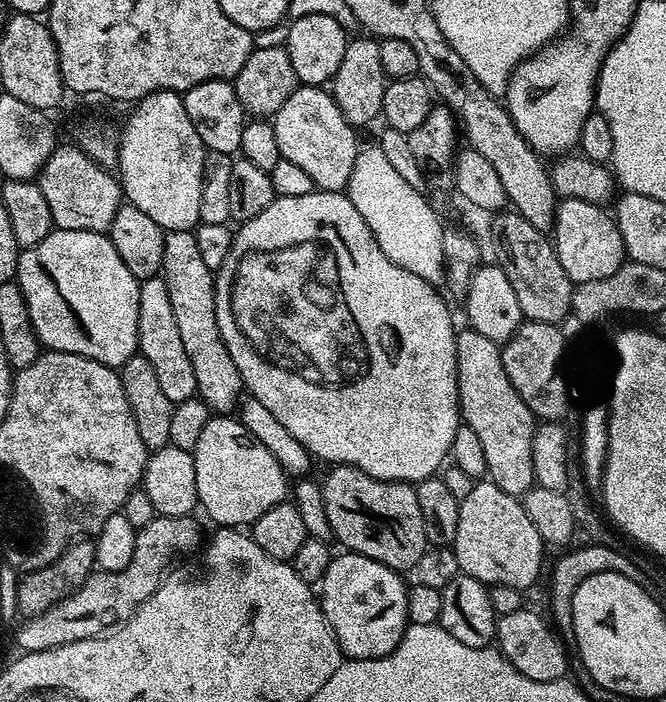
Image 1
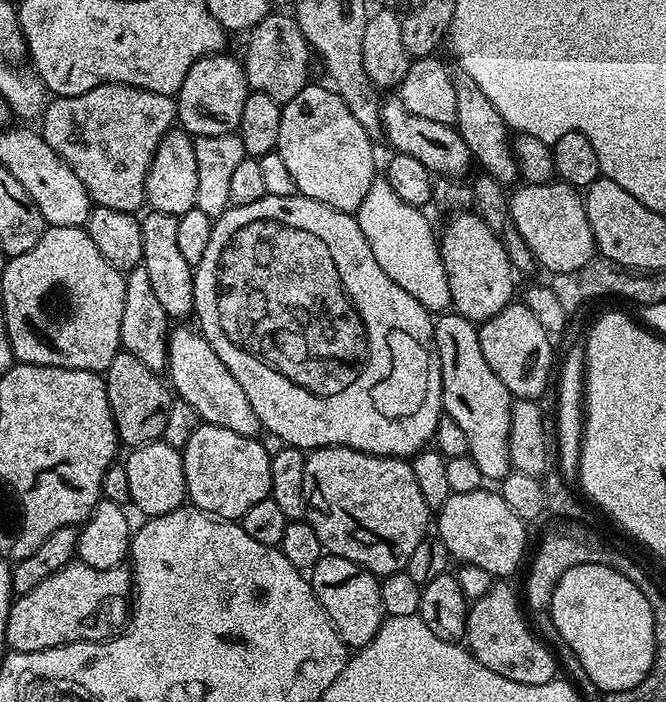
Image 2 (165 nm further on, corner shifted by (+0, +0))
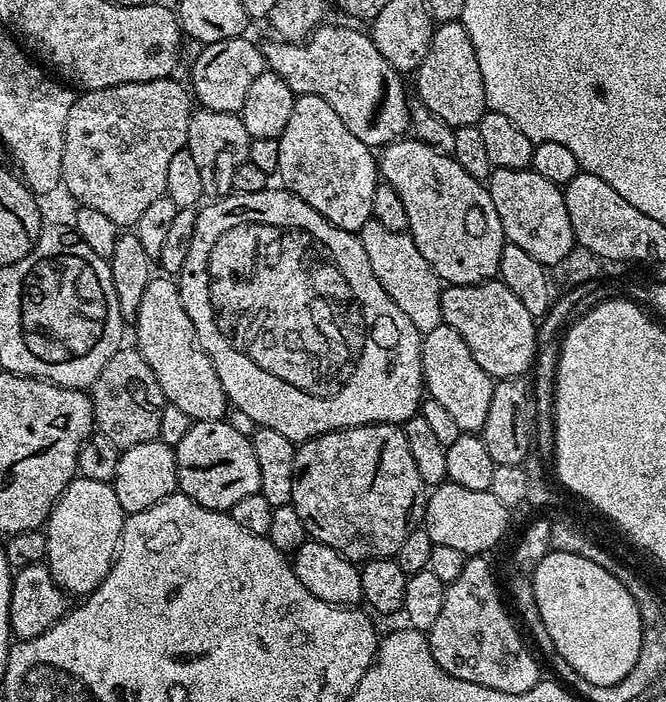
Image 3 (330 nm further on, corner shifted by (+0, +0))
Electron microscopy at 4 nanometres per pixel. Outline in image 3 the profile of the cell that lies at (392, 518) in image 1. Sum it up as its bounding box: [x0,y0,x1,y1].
[292,424,426,562]

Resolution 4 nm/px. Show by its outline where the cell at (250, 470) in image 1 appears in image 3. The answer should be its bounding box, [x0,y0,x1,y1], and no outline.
[174,420,260,512]

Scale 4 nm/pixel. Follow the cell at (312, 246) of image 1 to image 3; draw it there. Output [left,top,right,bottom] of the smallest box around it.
[178,186,426,442]

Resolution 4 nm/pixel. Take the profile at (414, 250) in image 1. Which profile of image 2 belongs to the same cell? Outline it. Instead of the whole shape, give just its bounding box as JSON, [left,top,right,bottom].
[354,178,452,314]

